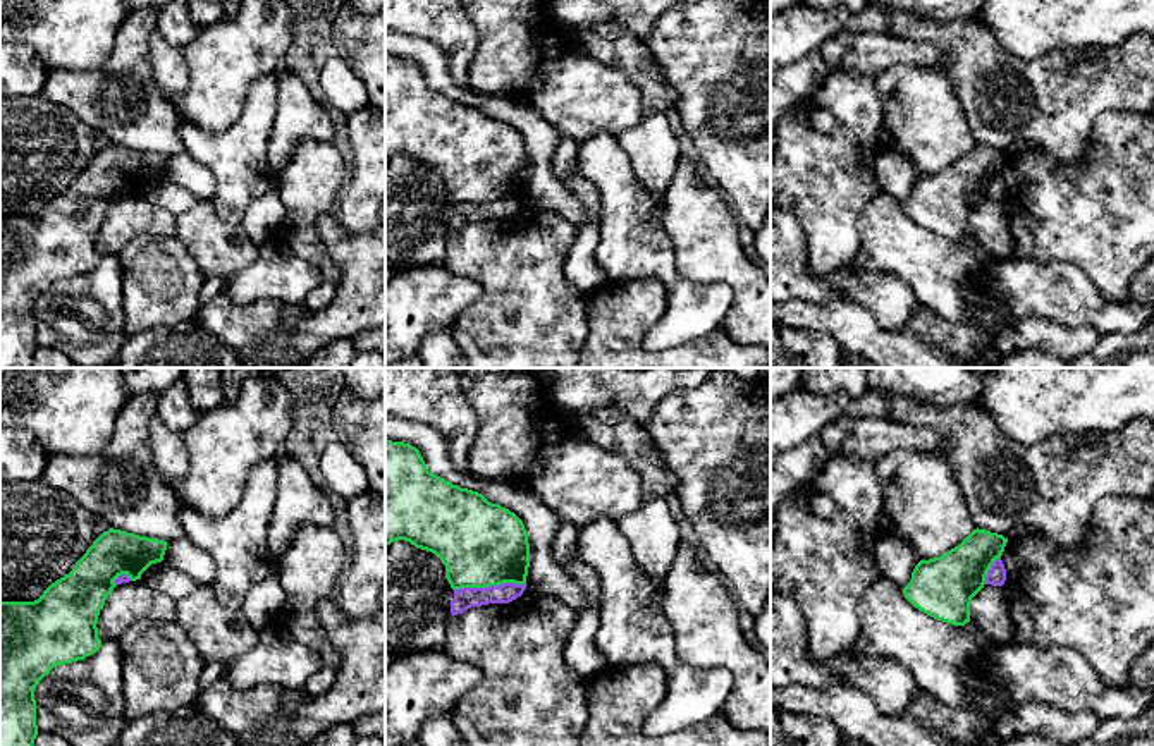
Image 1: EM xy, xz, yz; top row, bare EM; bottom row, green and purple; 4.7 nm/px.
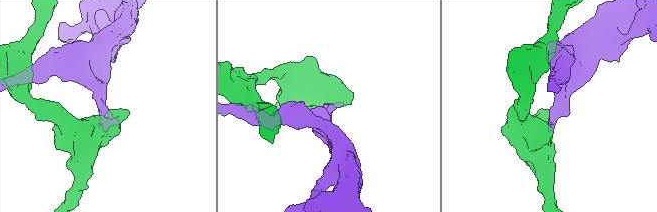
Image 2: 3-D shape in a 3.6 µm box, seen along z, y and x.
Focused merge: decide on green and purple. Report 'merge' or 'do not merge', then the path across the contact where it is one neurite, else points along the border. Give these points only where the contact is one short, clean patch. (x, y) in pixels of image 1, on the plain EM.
do not merge; border xz (525, 200), (499, 198), (454, 205)

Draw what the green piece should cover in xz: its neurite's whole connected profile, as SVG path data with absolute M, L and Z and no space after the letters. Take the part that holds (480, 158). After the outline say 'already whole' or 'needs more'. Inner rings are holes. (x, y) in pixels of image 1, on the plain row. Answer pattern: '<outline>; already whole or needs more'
M385 55L385 162L399 155L435 168L445 180L445 193L452 205L488 203L504 198L526 201L530 158L523 136L509 124L488 117L482 108L430 88L416 62Z; already whole

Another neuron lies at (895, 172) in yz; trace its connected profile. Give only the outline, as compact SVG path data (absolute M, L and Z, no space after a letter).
M879 150L875 158L875 179L882 193L905 203L918 179L913 163L894 150Z

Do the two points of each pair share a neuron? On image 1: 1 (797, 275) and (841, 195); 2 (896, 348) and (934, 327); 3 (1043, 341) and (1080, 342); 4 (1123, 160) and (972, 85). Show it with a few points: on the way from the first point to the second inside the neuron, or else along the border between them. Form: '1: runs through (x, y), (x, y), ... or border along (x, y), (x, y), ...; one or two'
1: border along (797, 220), (805, 238), (805, 267), (824, 275); two
2: border along (902, 329), (920, 336), (939, 349); two
3: runs through (1051, 341), (1072, 341); one
4: border along (1094, 138), (1077, 157); two

